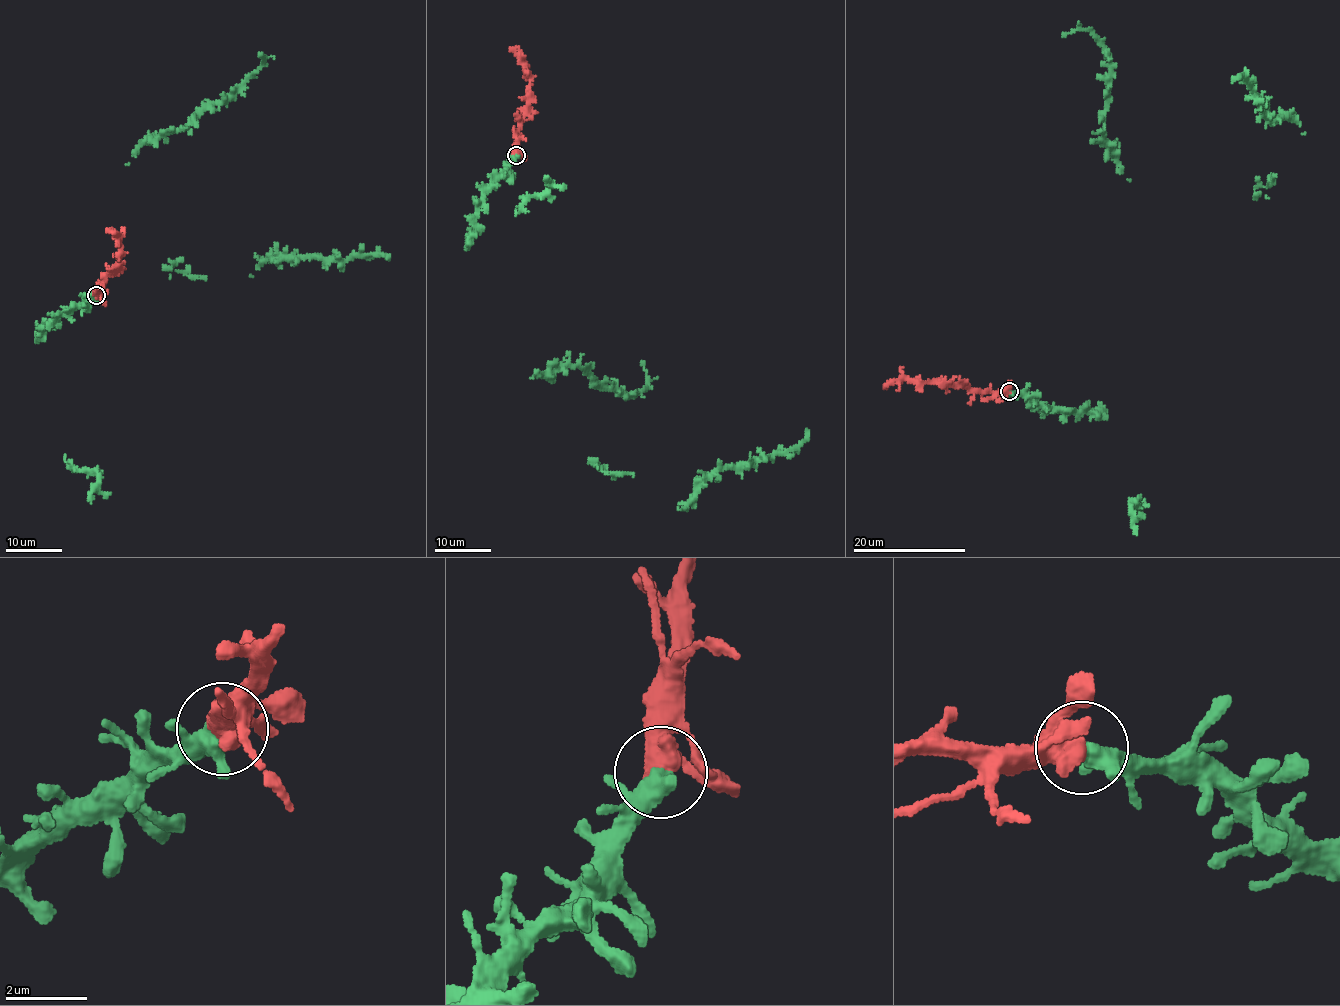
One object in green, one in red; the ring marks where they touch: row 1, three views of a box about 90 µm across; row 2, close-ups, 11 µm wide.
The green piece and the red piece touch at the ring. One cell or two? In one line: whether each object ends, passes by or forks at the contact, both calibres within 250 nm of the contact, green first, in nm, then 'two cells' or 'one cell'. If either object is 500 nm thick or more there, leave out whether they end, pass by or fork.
green passes by | red passes by | 400/440 nm | one cell

